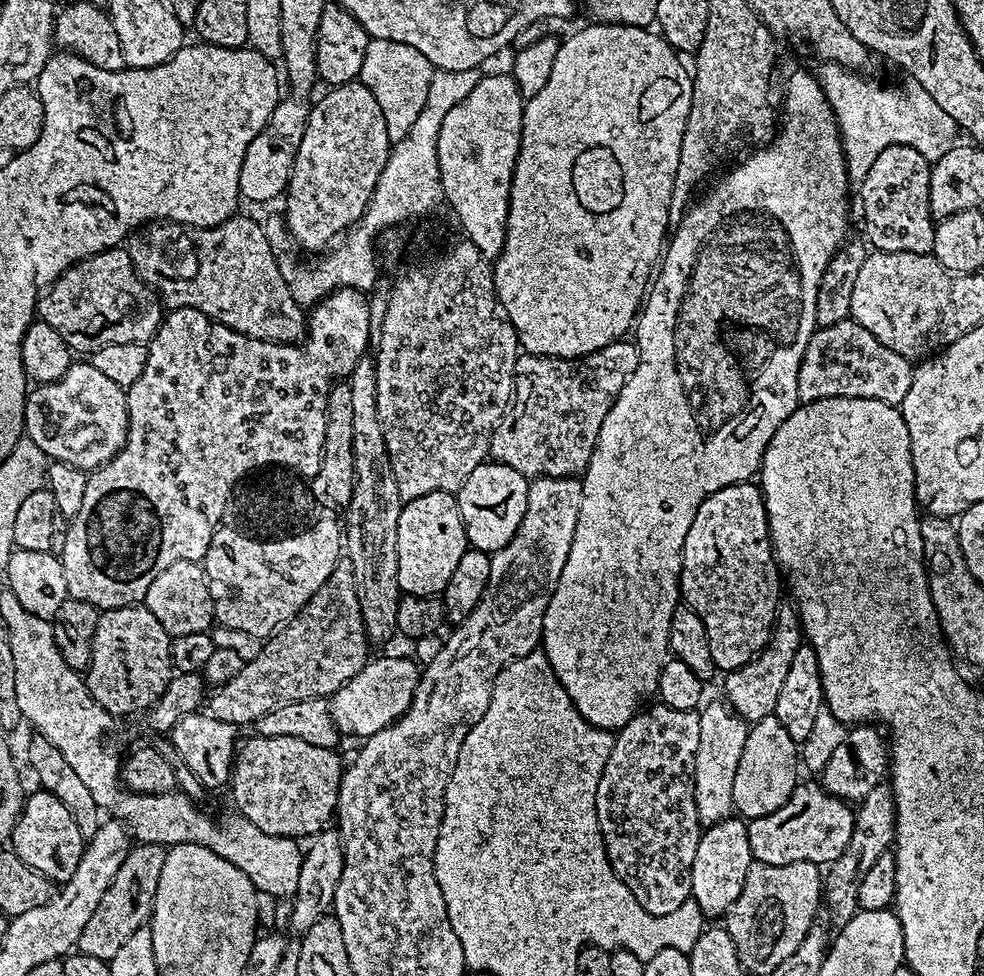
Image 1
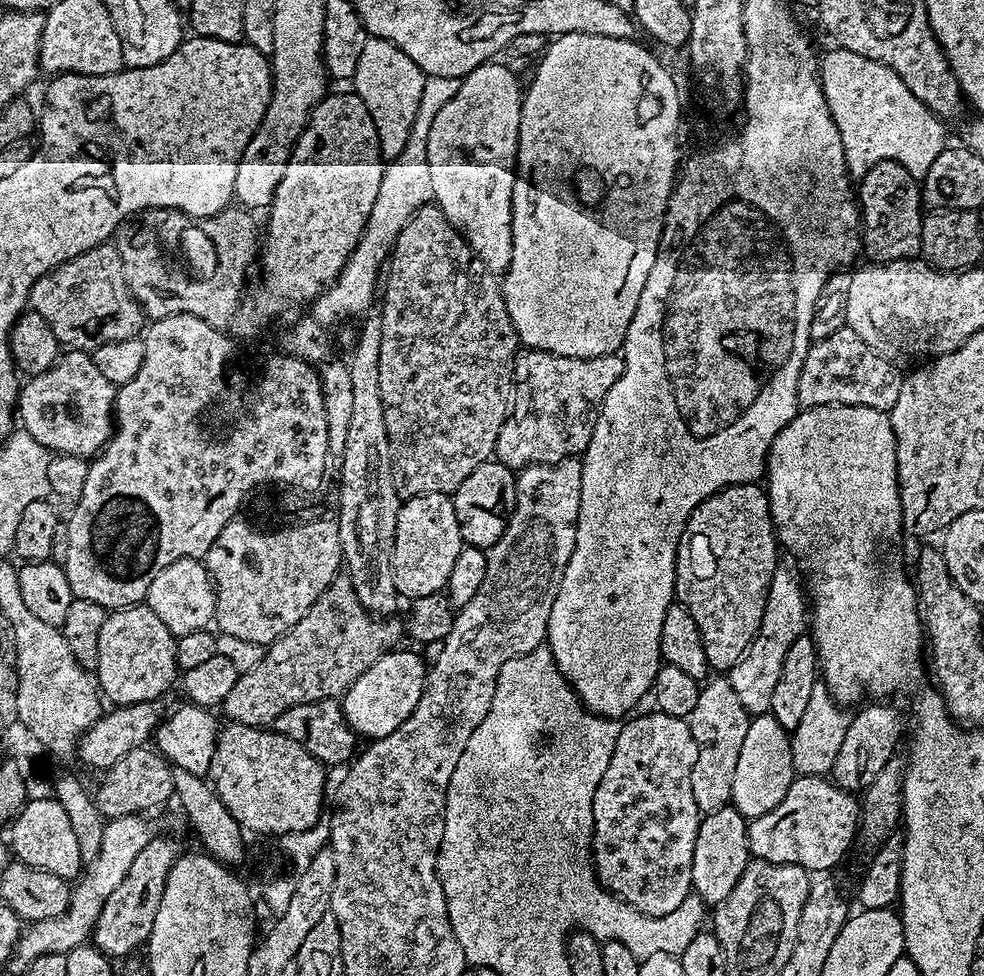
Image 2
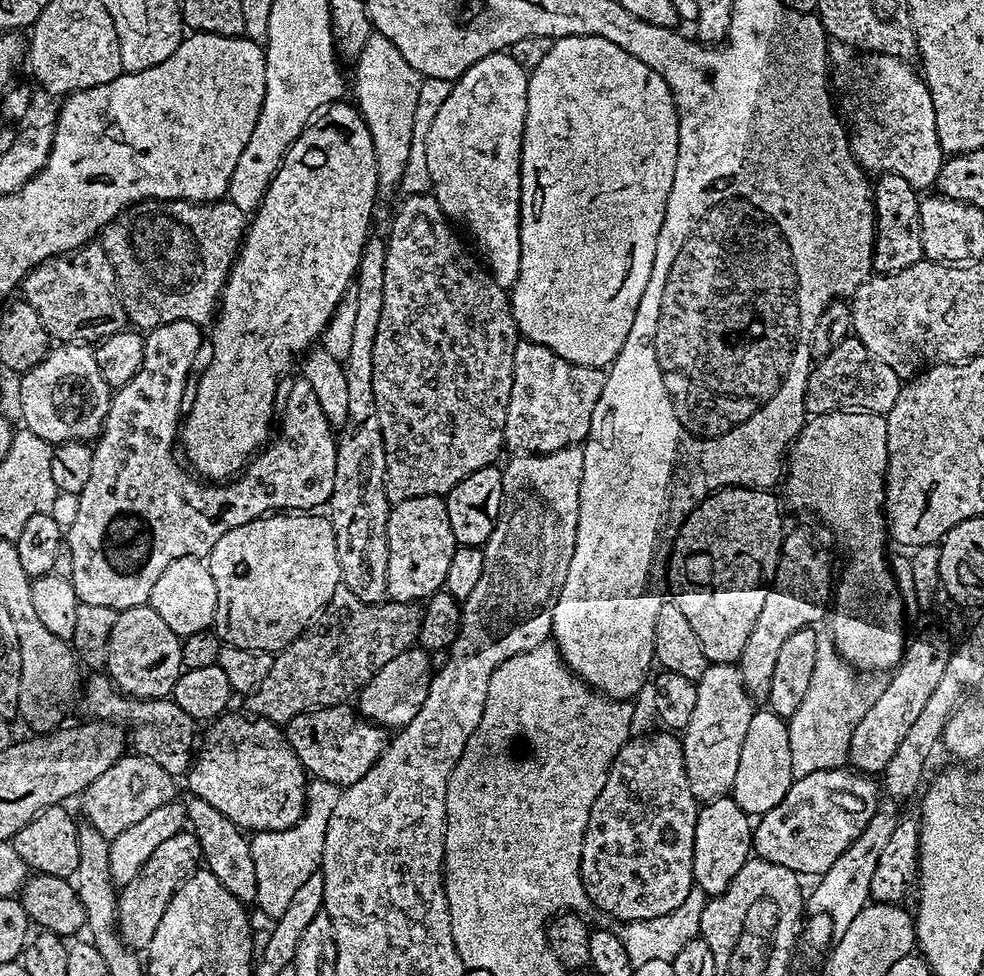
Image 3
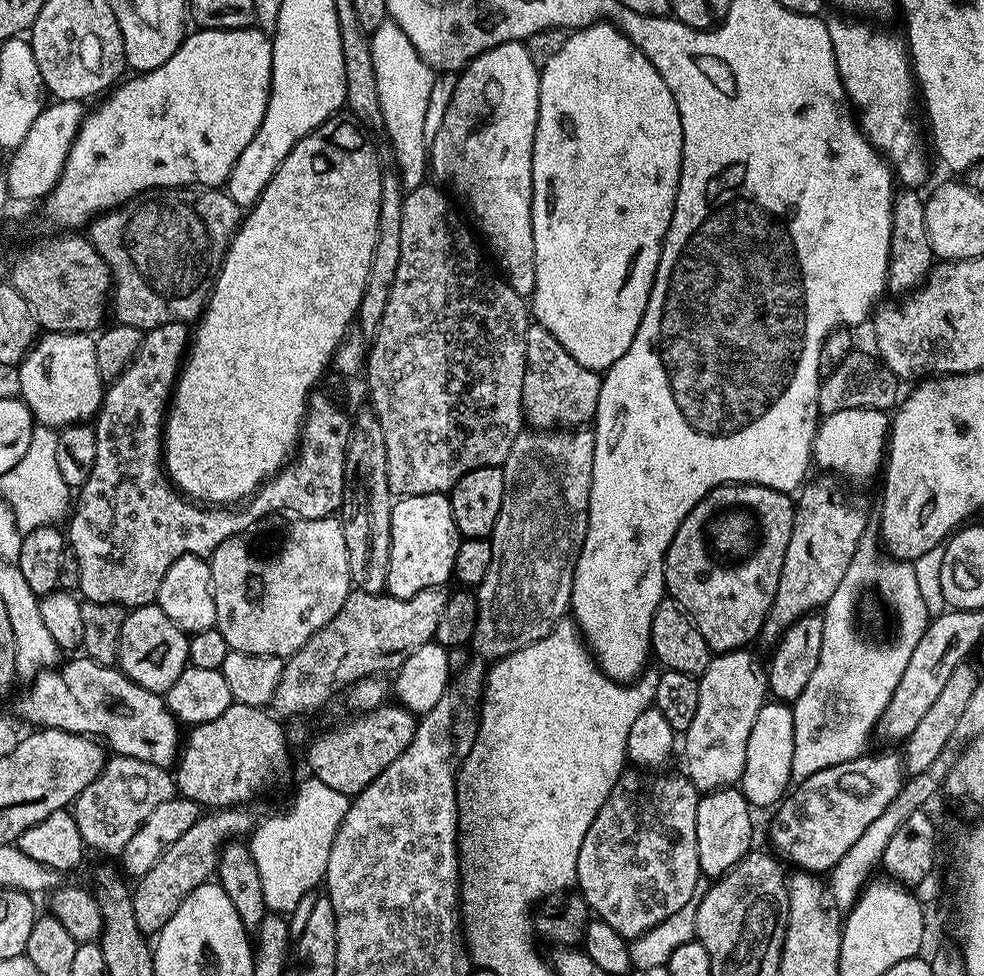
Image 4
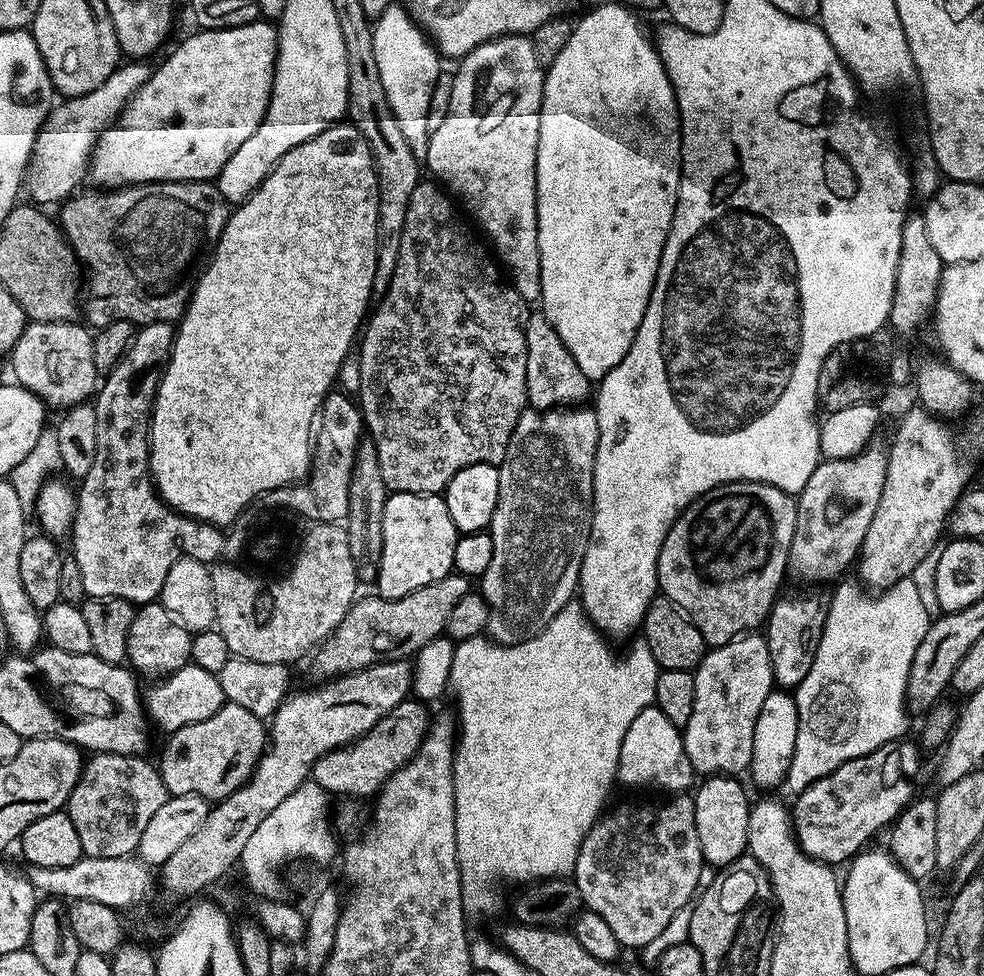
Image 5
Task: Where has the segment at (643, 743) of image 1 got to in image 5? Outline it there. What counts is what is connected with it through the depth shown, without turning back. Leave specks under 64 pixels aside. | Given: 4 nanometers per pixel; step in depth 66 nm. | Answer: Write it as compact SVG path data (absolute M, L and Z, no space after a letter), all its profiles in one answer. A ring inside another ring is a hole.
M680 794L669 800L672 801L661 808L620 808L601 815L578 850L574 879L583 907L596 912L610 925L610 931L624 950L647 949L648 944L666 930L670 918L693 903L701 887L700 875L706 871L702 846L698 842L698 826L694 826L692 796Z

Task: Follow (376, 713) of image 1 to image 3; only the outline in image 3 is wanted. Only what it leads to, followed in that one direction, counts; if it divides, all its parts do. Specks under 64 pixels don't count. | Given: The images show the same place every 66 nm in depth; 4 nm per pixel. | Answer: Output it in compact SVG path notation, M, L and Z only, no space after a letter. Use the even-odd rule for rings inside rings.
M413 646L382 666L378 675L372 676L370 682L358 694L356 704L360 714L390 730L399 730L412 722L425 704L429 693L430 681L434 675L430 658L431 655L426 650Z

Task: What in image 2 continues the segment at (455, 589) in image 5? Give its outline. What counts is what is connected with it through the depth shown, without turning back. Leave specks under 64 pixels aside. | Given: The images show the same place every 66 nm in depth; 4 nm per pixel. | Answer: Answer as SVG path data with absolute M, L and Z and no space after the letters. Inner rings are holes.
M338 574L326 591L316 599L312 609L288 633L267 645L260 665L249 672L239 673L234 688L224 700L222 711L234 724L245 724L258 729L275 725L277 718L294 706L343 697L374 662L393 651L405 636L406 628L401 621L399 624L396 618L374 618L372 613L364 609L362 602L358 602L358 594L354 594L354 586L348 575Z

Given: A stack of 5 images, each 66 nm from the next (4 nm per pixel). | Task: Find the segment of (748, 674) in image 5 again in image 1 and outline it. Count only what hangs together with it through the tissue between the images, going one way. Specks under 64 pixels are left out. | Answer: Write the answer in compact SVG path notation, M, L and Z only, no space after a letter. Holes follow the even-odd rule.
M723 711L703 713L696 731L692 789L690 790L690 824L697 833L703 834L729 823L732 807L728 801L730 770L734 770L734 754L742 735L741 725Z

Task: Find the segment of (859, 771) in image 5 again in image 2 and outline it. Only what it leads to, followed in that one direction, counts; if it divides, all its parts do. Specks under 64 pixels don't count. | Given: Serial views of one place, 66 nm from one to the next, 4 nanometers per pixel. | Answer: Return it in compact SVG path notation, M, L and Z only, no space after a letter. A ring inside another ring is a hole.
M797 775L782 802L748 820L748 851L755 859L771 864L802 866L812 874L824 872L834 867L857 839L861 805L853 793L843 792L823 775Z

